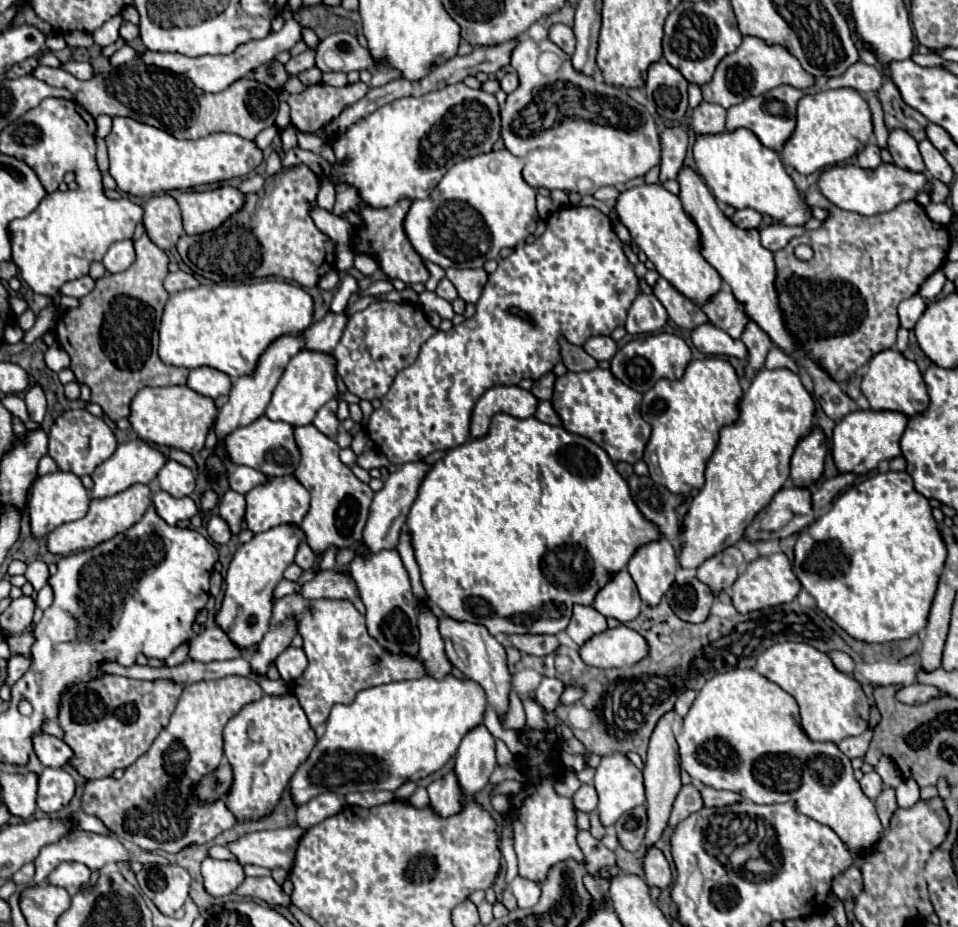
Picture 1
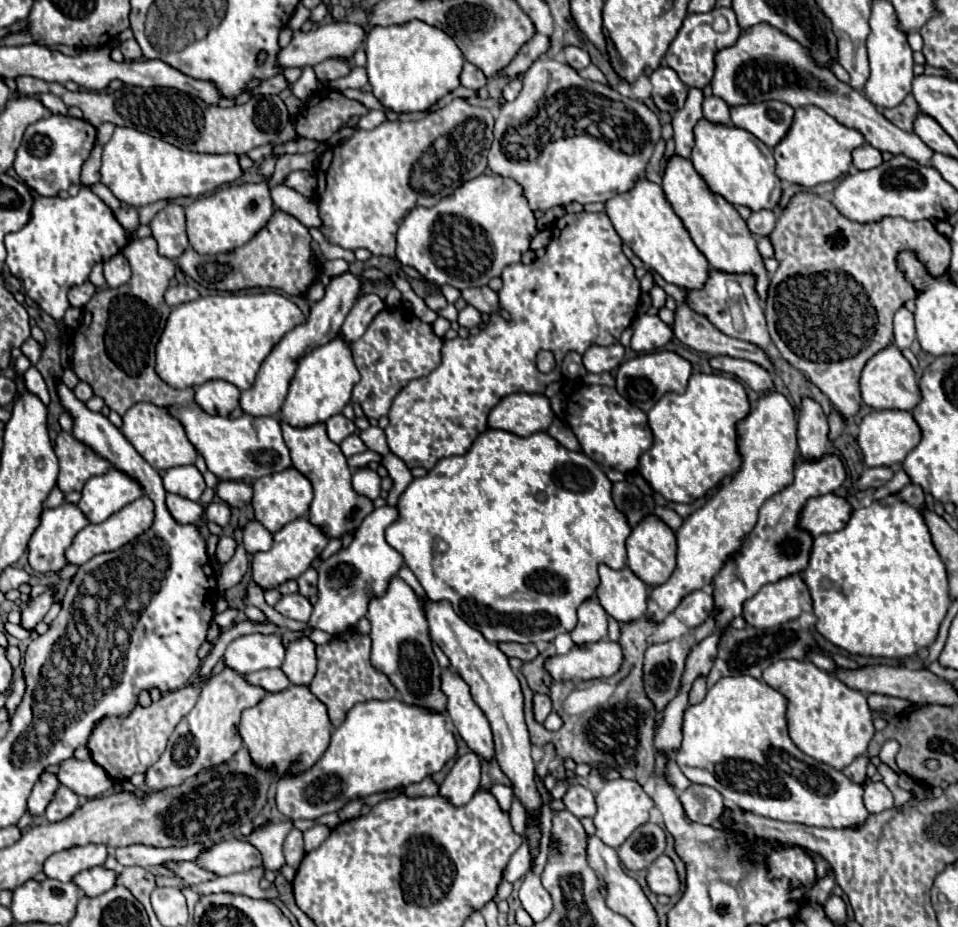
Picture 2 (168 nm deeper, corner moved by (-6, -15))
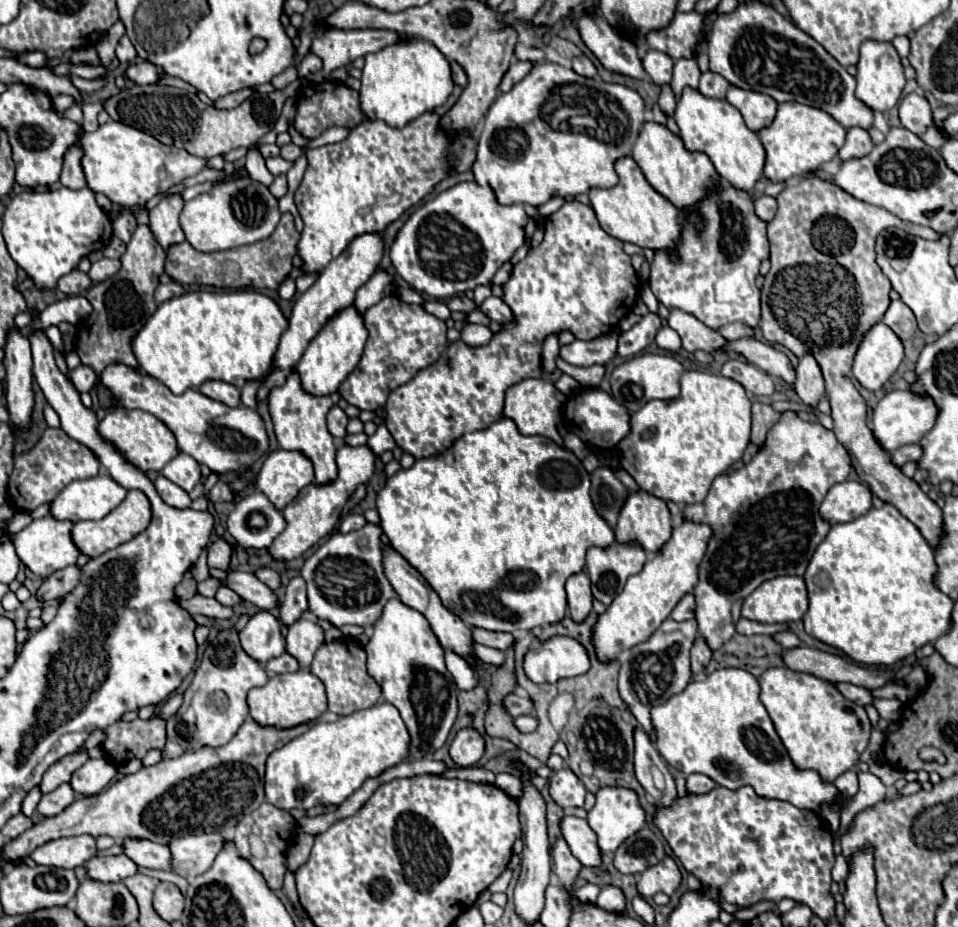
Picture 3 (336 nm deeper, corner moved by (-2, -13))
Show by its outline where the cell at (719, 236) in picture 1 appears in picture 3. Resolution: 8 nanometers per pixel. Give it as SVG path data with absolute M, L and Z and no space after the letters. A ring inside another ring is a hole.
M645 122L637 142L633 146L633 160L643 170L649 184L663 194L671 204L675 204L679 210L689 206L693 208L699 200L703 200L719 182L719 176L715 172L715 166L703 152L689 152L683 144L683 140L673 134L667 126L657 122Z

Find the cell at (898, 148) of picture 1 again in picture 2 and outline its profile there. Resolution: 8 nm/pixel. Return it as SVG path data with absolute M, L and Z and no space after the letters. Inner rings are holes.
M767 24L741 32L735 46L725 48L715 56L715 76L711 80L711 88L713 96L725 100L729 106L759 104L767 100L781 100L793 108L813 104L835 116L841 124L859 130L867 144L881 152L889 152L893 156L905 154L921 166L927 166L933 156L933 150L927 148L917 134L909 134L893 126L861 92L855 92L849 84L839 82L831 70L811 64L811 60L807 60L807 52L803 52L795 40L775 32L775 28L767 28Z

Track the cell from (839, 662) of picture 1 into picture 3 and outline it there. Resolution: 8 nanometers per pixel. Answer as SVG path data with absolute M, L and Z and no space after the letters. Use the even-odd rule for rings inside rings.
M783 630L783 632L777 632L777 634L773 634L771 636L777 644L781 644L785 650L789 650L789 648L795 648L795 646L799 646L799 638L793 634L793 632L789 632L789 630Z

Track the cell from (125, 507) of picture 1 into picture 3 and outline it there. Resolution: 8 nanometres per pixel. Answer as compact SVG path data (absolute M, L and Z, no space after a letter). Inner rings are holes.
M127 490L127 496L123 498L123 502L111 510L105 518L101 520L79 520L77 524L73 524L73 542L77 544L77 548L81 550L81 554L87 554L91 558L101 556L103 552L117 548L119 544L129 542L133 536L141 534L151 520L151 504L147 500L147 496L141 490Z

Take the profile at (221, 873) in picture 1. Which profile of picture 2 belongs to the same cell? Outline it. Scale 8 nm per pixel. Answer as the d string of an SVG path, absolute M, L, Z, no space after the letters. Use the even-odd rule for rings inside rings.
M167 862L165 866L169 870L173 870L179 878L183 878L185 884L191 884L191 882L207 882L207 880L215 880L217 878L213 872L203 870L201 866L195 866L195 862L181 862L181 864Z

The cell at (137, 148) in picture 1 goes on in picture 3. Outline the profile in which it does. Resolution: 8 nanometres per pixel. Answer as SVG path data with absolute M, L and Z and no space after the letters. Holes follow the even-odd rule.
M109 120L95 132L85 134L81 138L81 148L81 166L87 178L87 186L95 194L101 192L113 204L125 208L145 204L155 194L169 190L173 184L179 184L183 178L195 176L201 168L205 168L205 158L195 158L193 154L187 154L187 150L165 146L153 136L115 120Z

